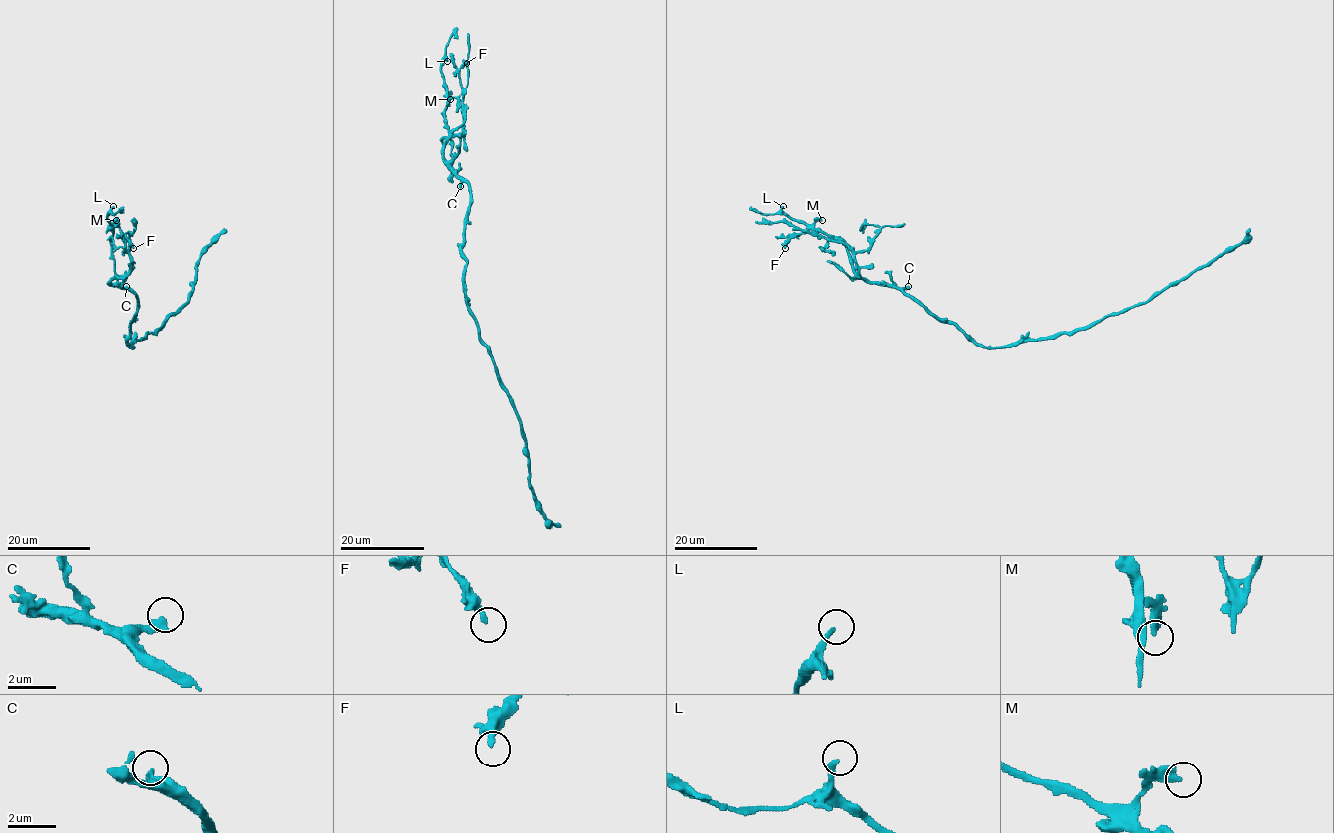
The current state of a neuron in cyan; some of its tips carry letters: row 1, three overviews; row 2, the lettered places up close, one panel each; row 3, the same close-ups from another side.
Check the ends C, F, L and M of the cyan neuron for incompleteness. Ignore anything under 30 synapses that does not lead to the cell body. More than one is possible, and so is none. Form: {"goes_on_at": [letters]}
{"goes_on_at": ["L"]}

